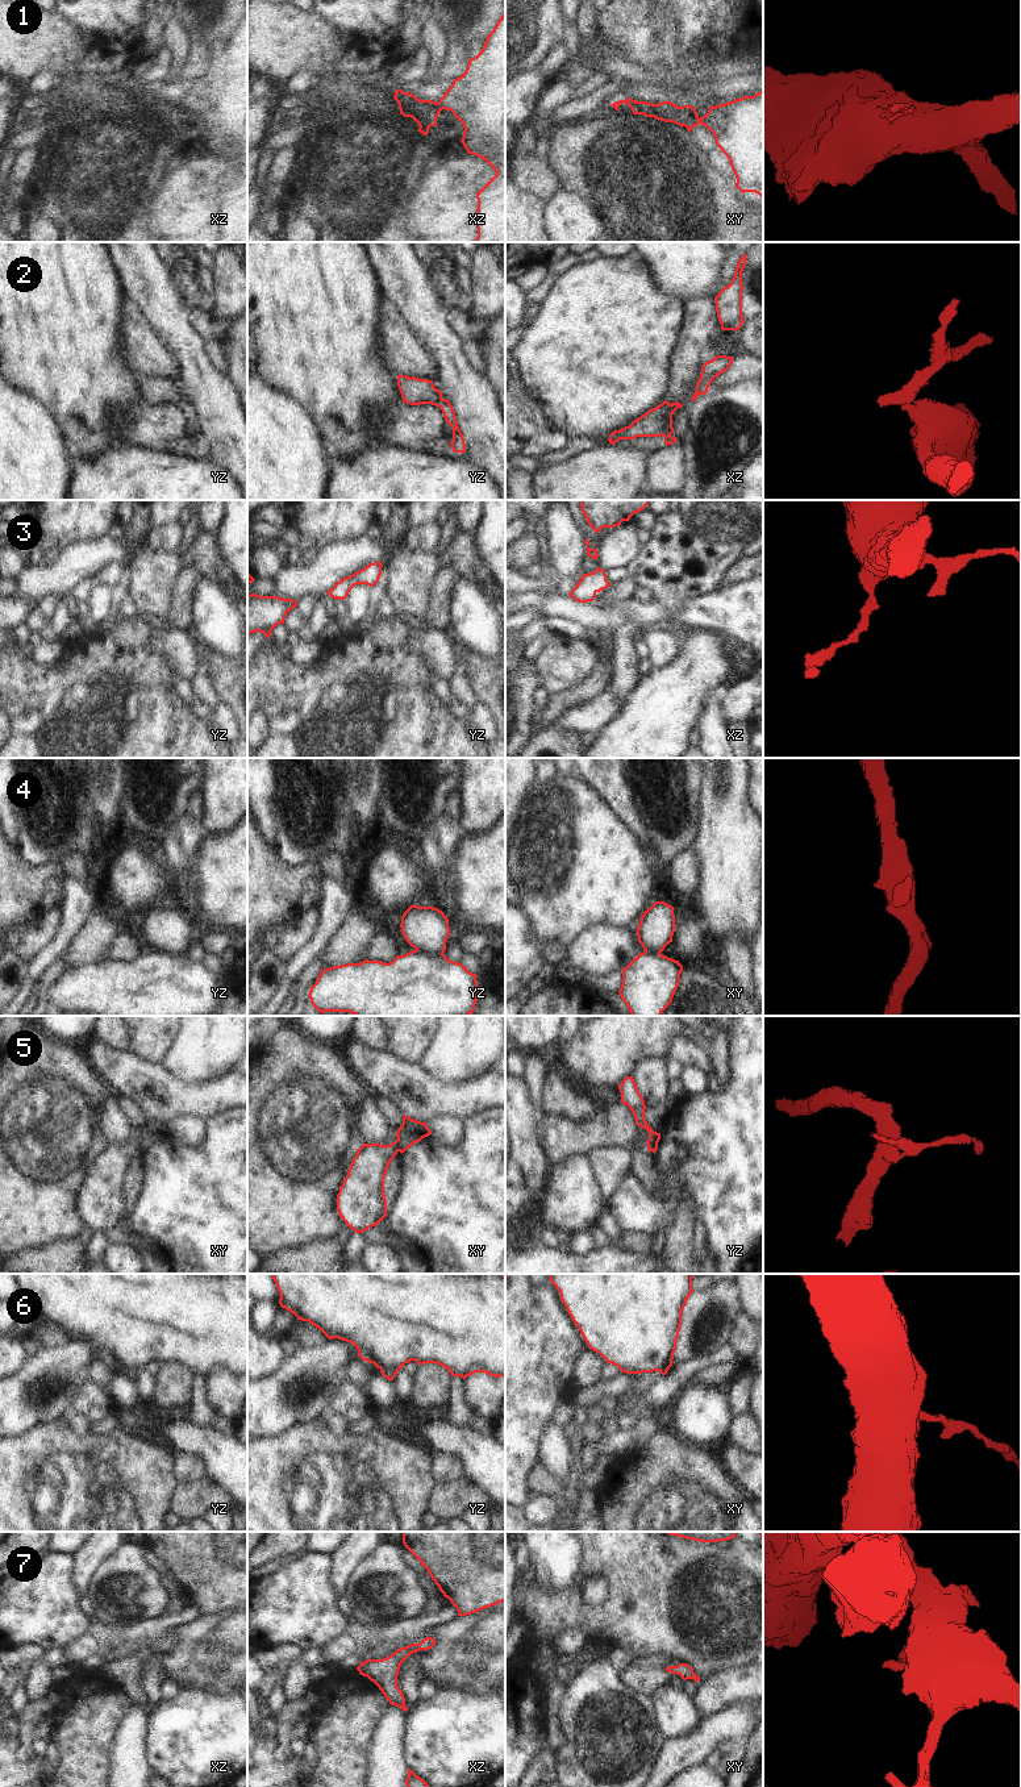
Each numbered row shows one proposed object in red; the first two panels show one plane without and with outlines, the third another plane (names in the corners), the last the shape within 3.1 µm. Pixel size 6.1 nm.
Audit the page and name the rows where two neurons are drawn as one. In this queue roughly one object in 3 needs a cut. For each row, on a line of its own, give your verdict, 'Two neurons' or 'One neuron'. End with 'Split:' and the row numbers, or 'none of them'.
1: Two neurons
2: Two neurons
3: One neuron
4: Two neurons
5: Two neurons
6: Two neurons
7: One neuron
Split: 1, 2, 4, 5, 6

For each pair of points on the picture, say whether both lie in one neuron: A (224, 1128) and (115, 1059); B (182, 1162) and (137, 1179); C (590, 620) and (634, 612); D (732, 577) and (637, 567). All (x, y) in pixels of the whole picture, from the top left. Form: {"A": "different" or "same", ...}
{"A": "different", "B": "different", "C": "same", "D": "different"}

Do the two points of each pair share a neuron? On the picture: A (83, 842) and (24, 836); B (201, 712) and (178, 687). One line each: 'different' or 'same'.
A: same
B: same

